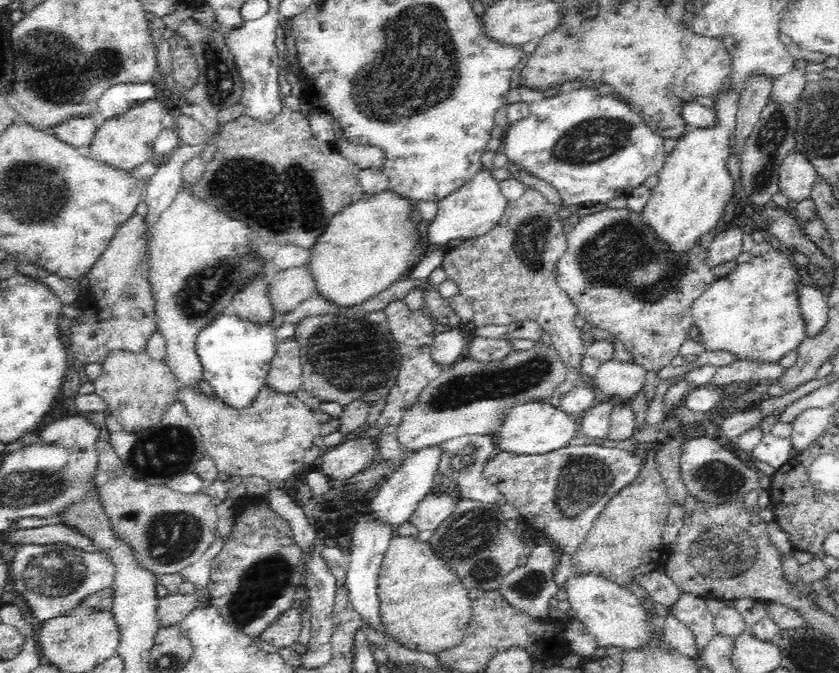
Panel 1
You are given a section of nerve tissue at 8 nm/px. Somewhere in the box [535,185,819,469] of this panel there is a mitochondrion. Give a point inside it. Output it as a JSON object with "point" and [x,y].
{"point":[621,256]}

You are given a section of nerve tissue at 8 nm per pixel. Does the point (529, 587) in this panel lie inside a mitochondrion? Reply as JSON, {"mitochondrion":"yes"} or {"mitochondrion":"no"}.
{"mitochondrion":"yes"}

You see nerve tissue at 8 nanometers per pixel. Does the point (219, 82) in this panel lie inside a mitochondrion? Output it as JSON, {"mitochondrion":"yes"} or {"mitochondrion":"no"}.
{"mitochondrion":"yes"}

